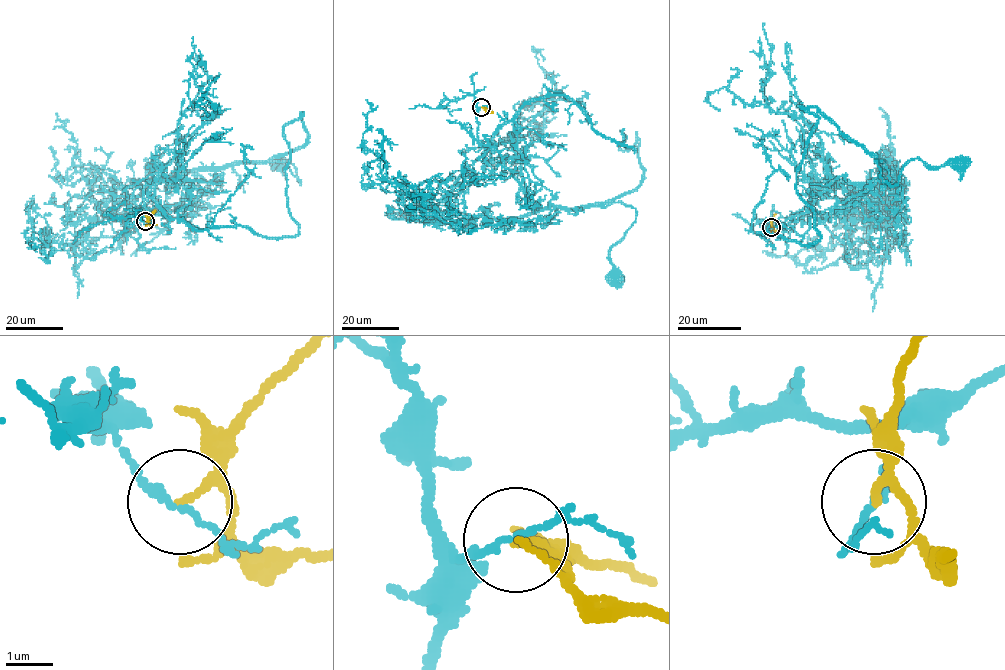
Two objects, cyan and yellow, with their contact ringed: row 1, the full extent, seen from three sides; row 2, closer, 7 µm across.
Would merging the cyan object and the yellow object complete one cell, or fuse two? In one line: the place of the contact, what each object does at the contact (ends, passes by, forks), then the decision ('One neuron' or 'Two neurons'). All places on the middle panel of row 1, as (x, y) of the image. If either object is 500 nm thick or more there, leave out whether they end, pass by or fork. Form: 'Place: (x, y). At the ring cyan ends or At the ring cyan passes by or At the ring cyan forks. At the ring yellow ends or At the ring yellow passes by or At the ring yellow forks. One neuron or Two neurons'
Place: (481, 107). At the ring cyan passes by. At the ring yellow passes by. Two neurons

